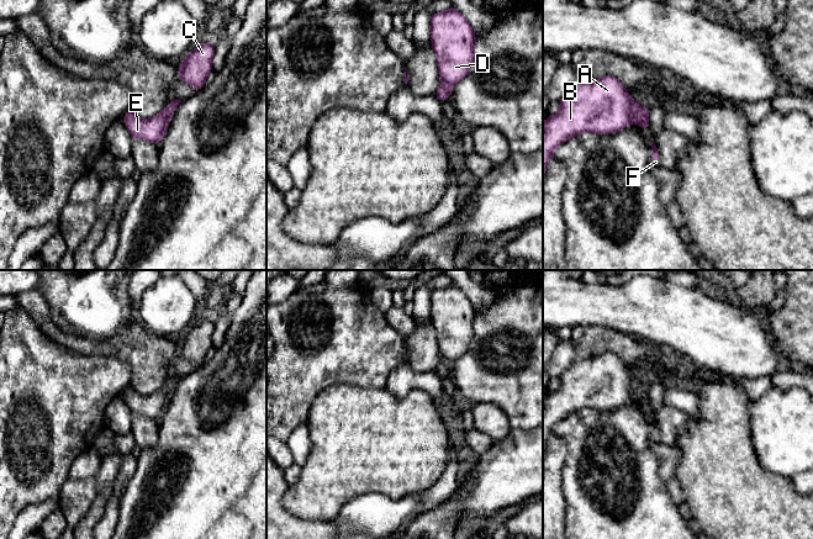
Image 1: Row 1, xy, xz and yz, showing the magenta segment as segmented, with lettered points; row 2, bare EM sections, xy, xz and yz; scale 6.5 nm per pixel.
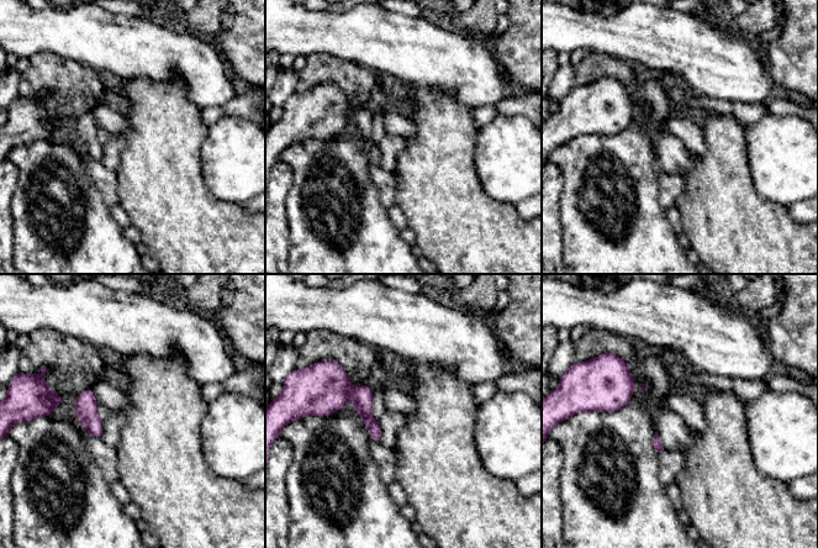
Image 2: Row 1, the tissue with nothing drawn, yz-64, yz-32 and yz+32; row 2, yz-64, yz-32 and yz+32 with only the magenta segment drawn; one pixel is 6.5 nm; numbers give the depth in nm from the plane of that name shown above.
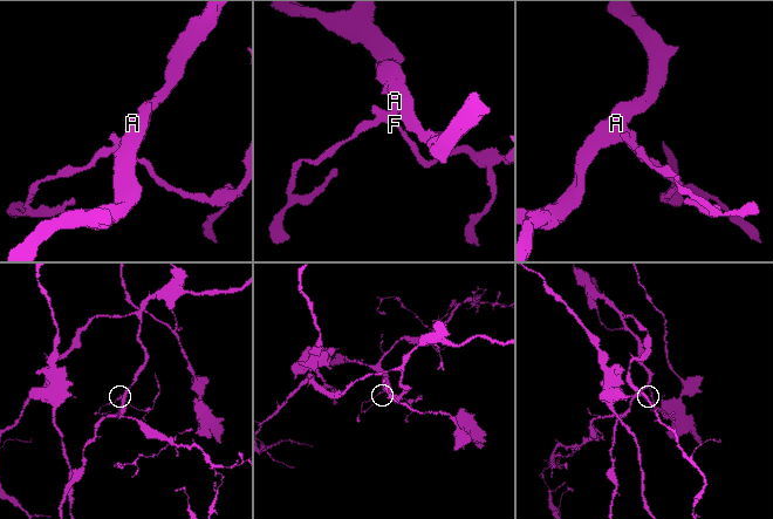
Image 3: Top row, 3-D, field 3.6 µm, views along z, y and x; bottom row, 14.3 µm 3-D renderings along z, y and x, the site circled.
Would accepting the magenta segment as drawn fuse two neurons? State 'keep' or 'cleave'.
cleave

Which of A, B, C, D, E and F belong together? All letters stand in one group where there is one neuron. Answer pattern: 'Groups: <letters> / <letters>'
Groups: A B C D / E F

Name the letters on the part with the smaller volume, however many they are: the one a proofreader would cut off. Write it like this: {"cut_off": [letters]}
{"cut_off": ["E", "F"]}

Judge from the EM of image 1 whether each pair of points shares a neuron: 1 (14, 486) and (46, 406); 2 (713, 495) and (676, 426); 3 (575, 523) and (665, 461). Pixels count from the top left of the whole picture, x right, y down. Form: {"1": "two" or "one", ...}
{"1": "one", "2": "two", "3": "two"}

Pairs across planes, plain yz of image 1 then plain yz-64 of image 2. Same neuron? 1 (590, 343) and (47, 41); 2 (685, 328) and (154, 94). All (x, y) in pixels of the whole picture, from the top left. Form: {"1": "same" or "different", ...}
{"1": "different", "2": "different"}

